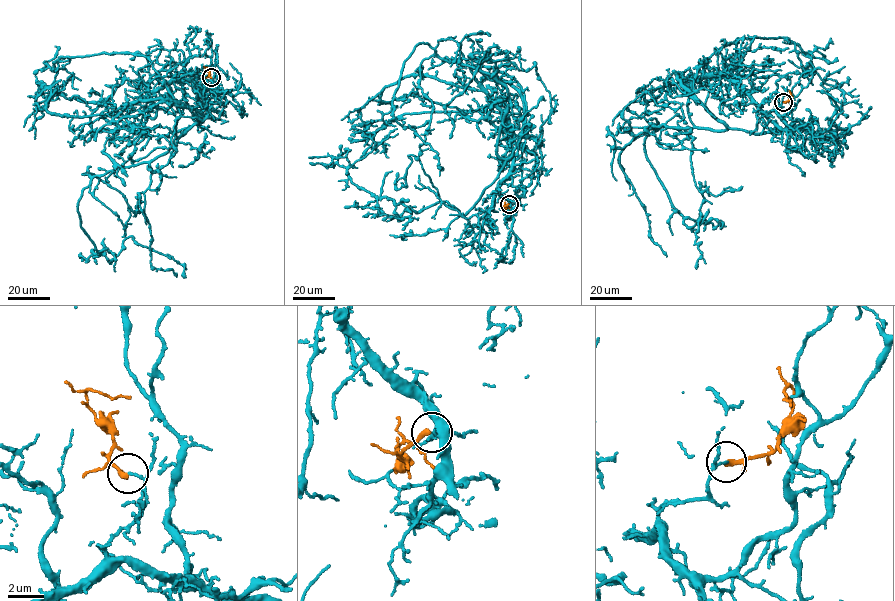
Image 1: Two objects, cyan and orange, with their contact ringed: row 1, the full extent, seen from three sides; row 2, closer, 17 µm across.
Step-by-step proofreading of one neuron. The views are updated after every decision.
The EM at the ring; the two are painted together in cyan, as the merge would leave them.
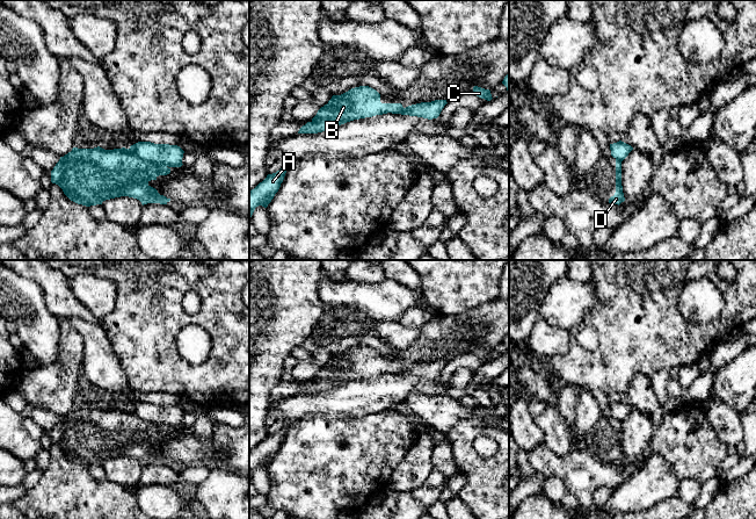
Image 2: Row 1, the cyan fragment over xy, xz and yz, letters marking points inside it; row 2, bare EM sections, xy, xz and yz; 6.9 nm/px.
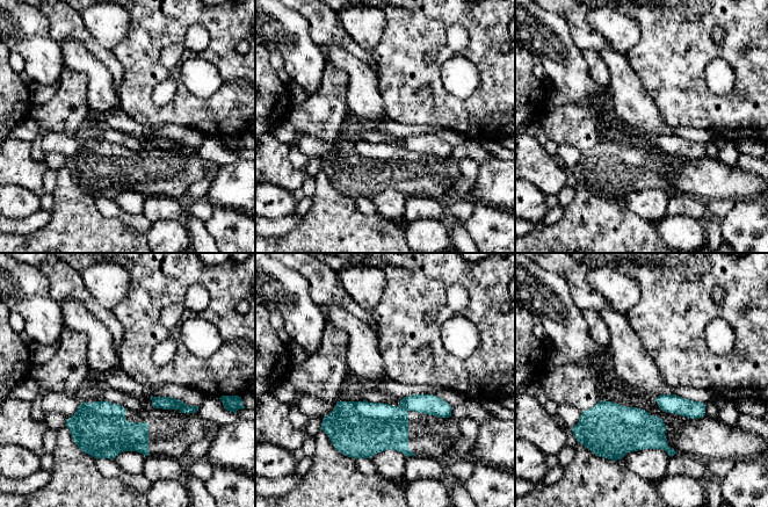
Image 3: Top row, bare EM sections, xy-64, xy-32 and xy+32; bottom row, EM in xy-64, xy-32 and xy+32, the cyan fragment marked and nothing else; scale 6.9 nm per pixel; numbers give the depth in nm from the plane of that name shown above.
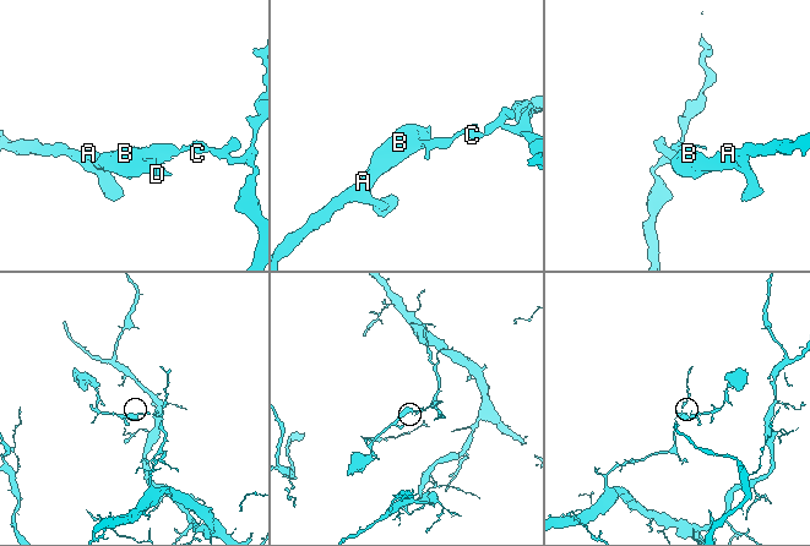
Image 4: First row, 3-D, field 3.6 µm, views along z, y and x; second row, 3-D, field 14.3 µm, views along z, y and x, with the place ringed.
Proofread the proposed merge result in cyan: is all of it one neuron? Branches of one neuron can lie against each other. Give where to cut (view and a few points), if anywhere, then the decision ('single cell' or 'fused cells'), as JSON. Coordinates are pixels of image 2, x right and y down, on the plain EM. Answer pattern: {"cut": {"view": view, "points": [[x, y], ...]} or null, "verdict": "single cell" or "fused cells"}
{"cut": {"view": "xy", "points": [[129, 409], [143, 419], [166, 426]]}, "verdict": "fused cells"}

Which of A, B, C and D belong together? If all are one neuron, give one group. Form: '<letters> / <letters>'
A B D / C

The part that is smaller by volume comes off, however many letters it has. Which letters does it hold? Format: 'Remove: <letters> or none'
Remove: A, B, D

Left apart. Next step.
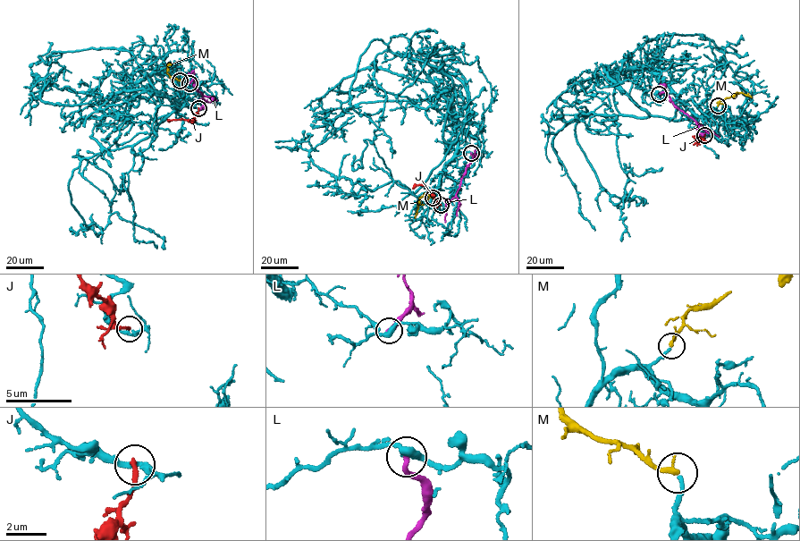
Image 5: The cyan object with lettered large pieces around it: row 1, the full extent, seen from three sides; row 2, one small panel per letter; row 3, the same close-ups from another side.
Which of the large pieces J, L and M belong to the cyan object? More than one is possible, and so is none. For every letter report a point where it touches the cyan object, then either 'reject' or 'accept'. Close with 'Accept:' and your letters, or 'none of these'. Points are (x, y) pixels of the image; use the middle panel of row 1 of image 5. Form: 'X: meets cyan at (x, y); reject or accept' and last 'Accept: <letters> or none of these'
J: meets cyan at (441, 205); reject
L: meets cyan at (471, 153); reject
M: meets cyan at (433, 198); reject
Accept: none of these

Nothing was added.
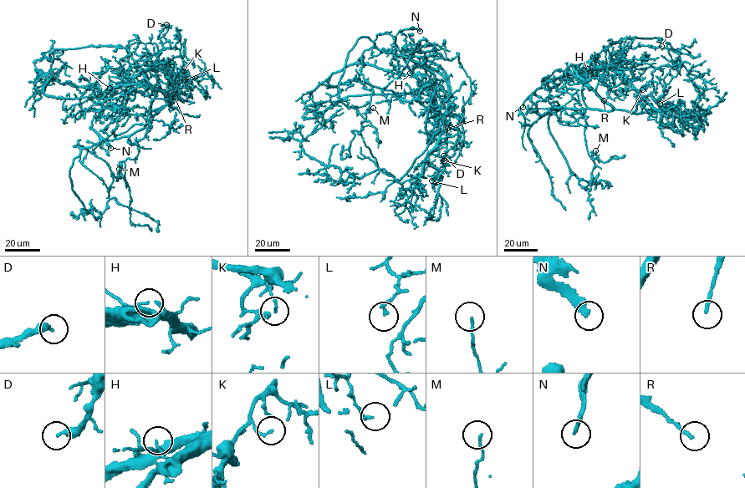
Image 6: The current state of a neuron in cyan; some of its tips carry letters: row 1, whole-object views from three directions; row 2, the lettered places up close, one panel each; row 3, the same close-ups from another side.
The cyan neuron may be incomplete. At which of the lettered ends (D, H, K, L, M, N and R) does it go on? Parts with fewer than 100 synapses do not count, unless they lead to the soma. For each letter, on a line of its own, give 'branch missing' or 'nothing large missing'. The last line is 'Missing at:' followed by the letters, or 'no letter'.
D: nothing large missing
H: nothing large missing
K: nothing large missing
L: nothing large missing
M: nothing large missing
N: branch missing
R: nothing large missing
Missing at: N

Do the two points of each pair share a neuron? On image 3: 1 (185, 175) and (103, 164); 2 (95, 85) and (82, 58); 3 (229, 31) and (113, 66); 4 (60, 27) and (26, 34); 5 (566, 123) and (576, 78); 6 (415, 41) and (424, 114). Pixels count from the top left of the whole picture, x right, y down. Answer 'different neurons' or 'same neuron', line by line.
1: same neuron
2: same neuron
3: different neurons
4: different neurons
5: different neurons
6: same neuron

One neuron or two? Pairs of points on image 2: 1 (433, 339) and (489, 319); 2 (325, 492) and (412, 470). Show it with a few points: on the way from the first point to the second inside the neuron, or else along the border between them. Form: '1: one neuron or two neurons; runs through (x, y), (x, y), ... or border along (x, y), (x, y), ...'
1: one neuron; runs through (446, 337), (475, 328)
2: two neurons; border along (406, 453), (394, 468), (386, 488)

